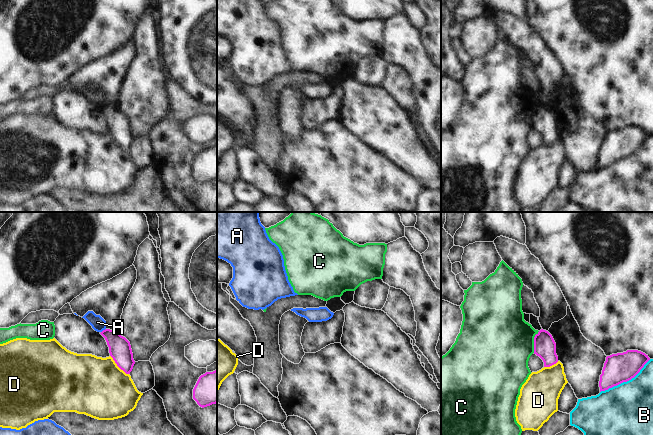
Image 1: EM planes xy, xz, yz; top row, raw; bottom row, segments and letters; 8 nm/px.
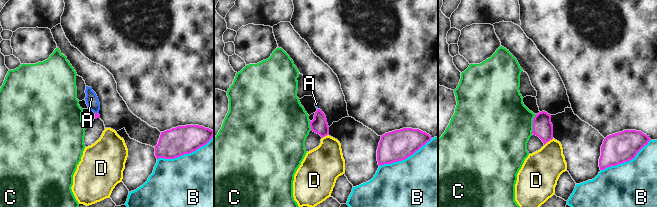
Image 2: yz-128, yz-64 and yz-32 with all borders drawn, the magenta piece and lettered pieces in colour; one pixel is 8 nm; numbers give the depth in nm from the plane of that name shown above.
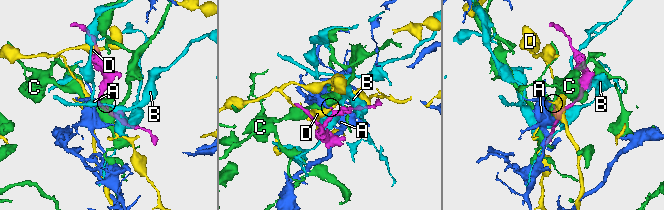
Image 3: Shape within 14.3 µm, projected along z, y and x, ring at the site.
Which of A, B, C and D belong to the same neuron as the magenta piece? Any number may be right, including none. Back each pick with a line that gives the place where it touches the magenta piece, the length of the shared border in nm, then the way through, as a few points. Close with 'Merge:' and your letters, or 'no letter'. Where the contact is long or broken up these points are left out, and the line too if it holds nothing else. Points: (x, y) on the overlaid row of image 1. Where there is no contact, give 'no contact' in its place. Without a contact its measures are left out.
Merge: no letter

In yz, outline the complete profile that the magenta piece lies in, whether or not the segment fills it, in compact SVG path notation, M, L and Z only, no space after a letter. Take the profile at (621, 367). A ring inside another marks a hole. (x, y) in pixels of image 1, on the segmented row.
M638 350L607 356L600 375L600 392L631 380L649 360L648 355Z

